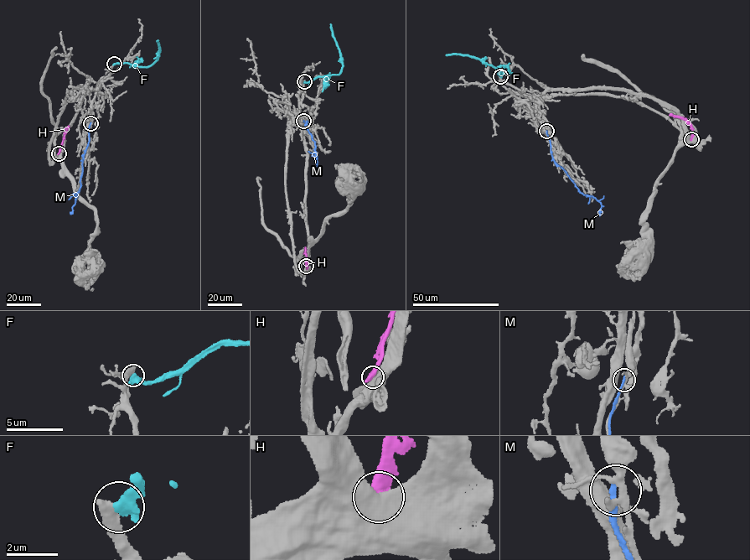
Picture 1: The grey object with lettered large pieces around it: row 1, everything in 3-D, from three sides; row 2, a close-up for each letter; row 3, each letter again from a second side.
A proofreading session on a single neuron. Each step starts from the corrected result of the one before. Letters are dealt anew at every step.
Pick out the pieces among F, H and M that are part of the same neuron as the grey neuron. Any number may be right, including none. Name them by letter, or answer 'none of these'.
none of these

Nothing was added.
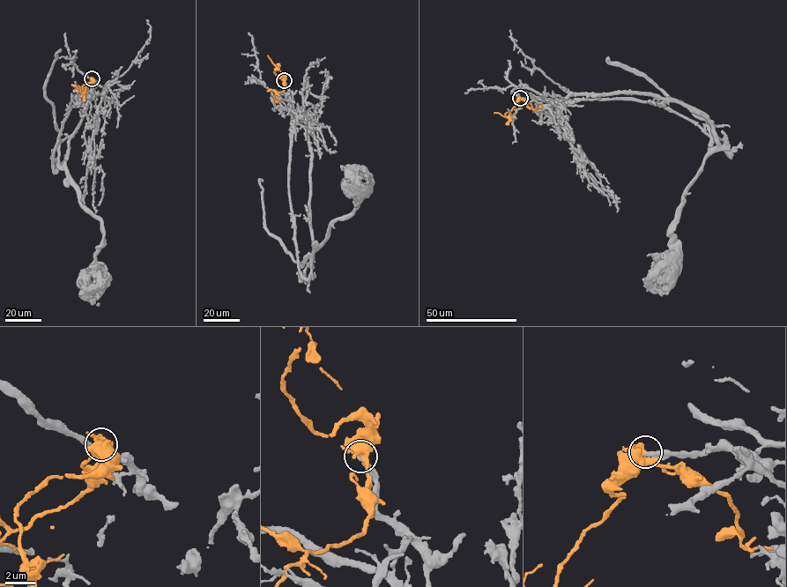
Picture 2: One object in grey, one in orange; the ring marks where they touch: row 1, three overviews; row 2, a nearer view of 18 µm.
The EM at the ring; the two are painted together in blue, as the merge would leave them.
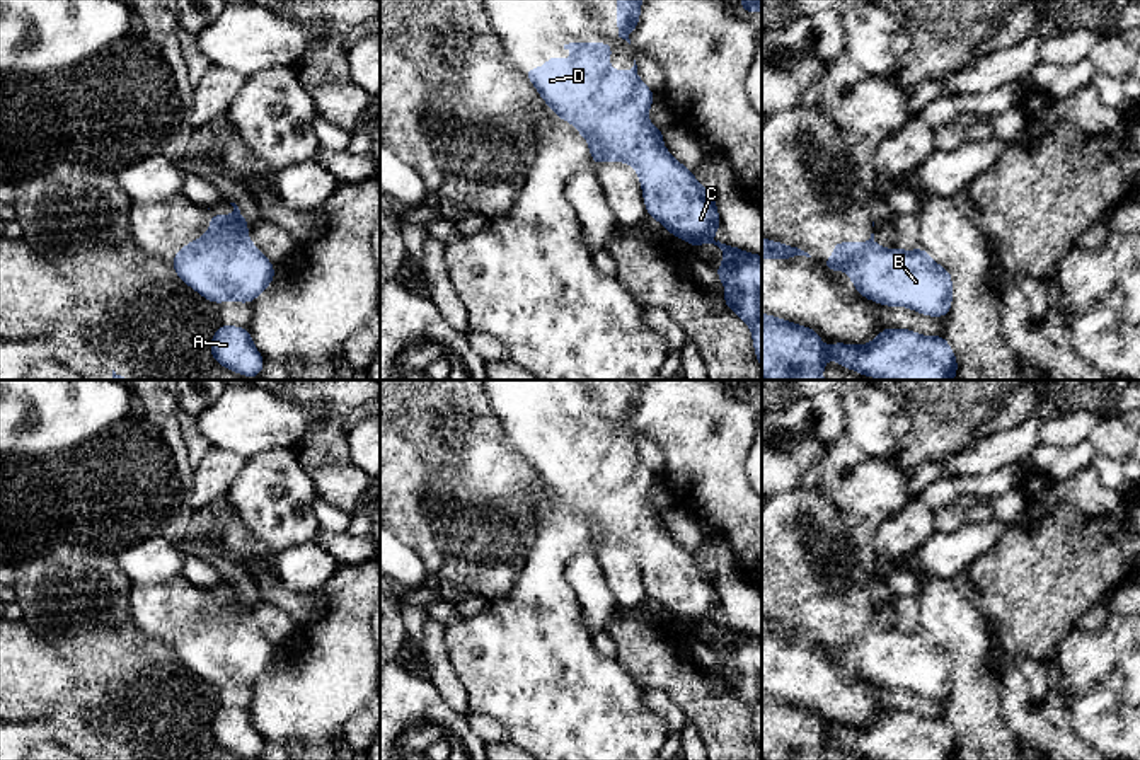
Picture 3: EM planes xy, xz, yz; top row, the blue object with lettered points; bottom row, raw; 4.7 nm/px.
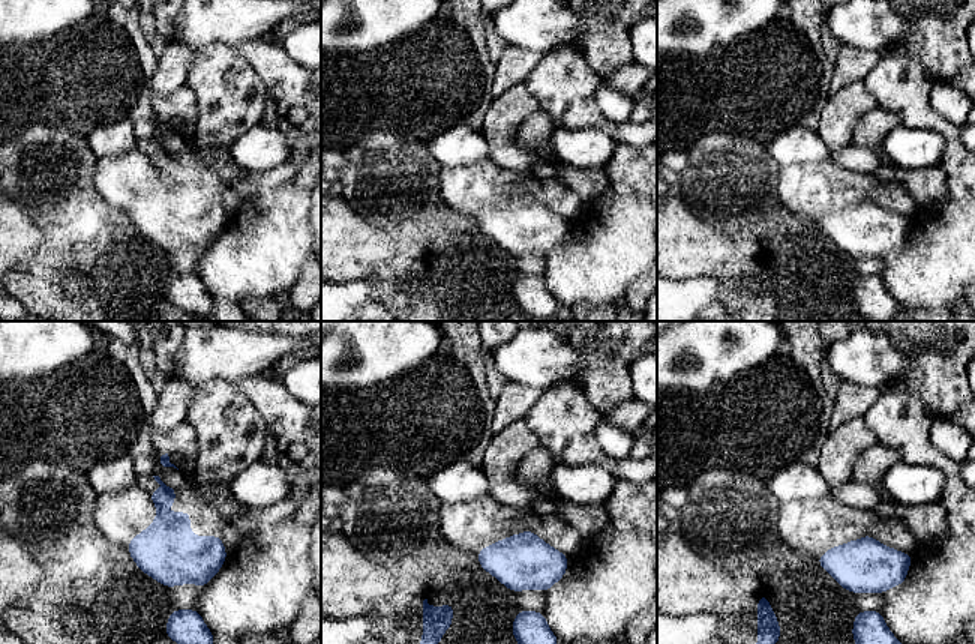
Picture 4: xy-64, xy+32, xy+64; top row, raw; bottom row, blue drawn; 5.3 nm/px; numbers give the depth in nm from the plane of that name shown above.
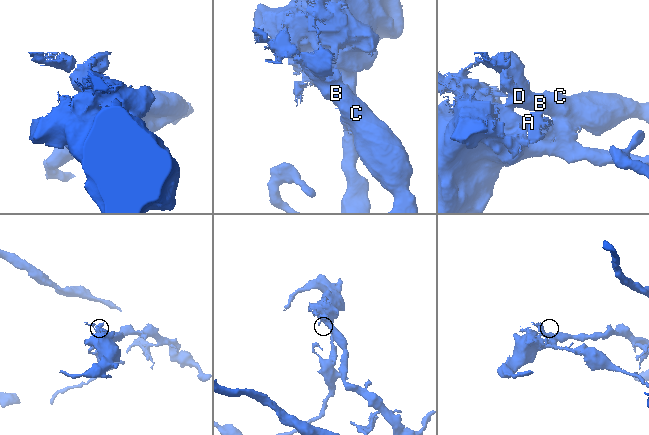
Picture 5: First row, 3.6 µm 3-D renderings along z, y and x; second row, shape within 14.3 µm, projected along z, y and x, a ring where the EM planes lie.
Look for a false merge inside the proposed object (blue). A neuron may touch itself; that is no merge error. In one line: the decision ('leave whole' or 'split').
split

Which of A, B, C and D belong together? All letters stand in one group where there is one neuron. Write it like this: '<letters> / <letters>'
A D / B C

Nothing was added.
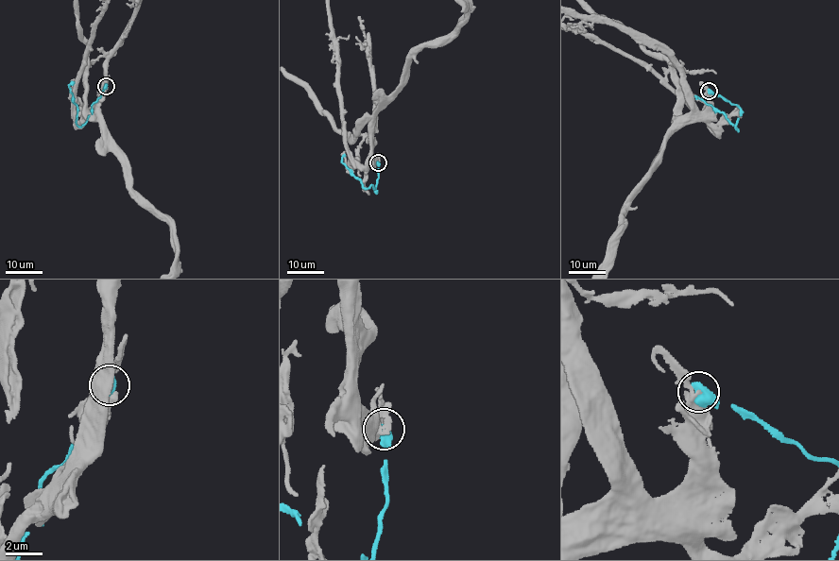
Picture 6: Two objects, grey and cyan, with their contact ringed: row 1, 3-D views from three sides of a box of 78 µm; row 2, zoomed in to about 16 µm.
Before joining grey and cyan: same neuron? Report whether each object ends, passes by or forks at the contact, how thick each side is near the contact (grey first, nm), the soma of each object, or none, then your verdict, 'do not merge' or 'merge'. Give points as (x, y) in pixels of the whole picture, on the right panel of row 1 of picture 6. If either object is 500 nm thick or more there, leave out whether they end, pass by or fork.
220 nm thick on the grey side, 650 nm on the other; no cell body on grey; no cell body on cyan; do not merge

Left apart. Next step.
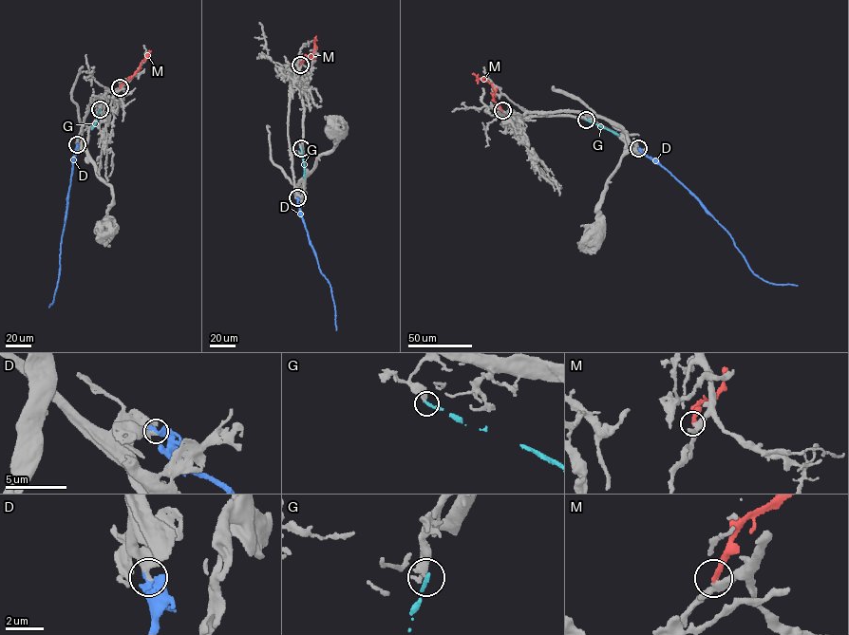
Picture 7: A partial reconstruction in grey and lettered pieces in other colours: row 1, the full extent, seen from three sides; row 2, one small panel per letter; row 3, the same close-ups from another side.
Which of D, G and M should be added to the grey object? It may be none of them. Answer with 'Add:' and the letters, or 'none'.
Add: D

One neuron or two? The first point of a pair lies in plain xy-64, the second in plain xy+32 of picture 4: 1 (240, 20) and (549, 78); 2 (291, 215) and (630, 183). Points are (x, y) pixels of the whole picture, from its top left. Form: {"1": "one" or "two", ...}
{"1": "two", "2": "two"}

